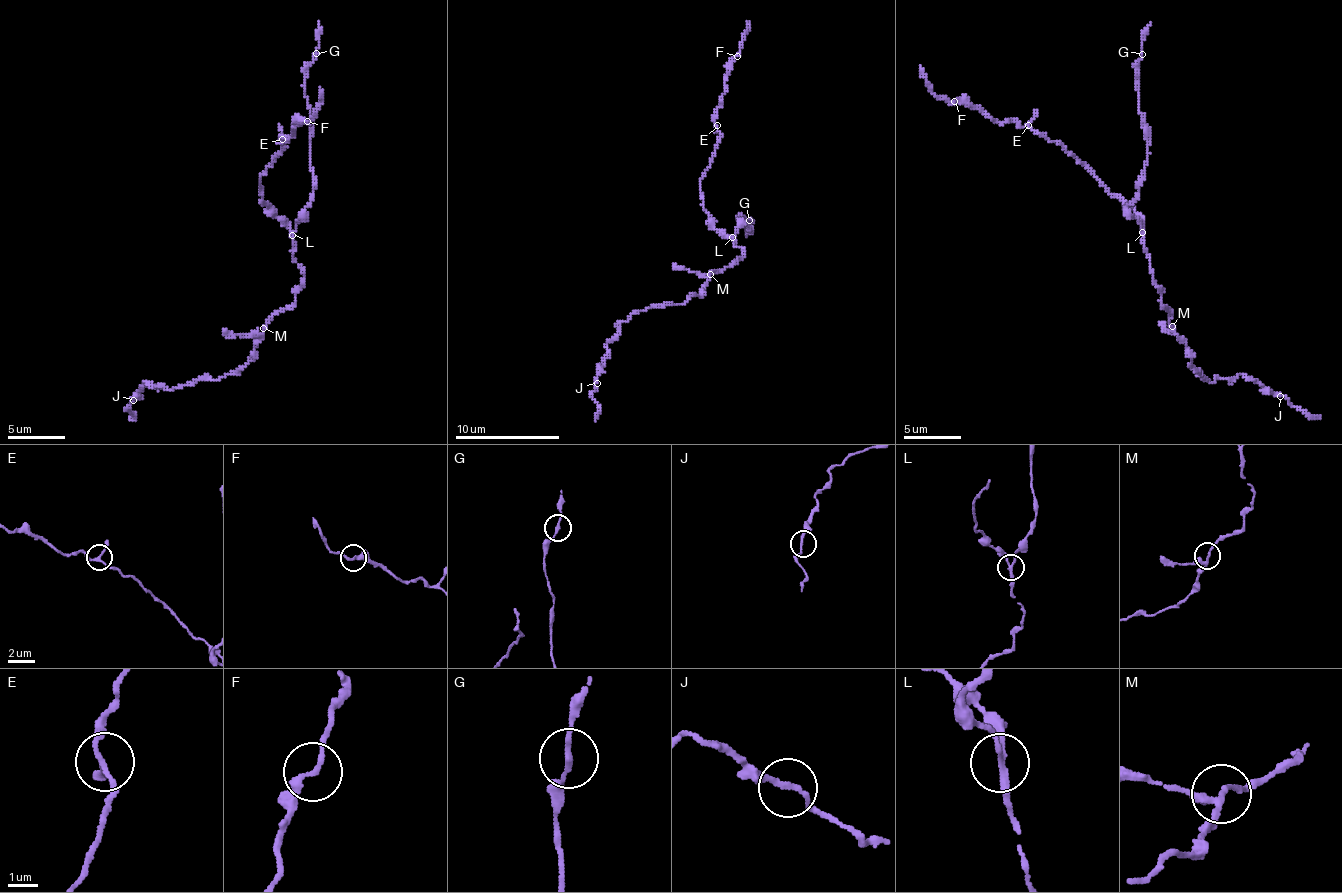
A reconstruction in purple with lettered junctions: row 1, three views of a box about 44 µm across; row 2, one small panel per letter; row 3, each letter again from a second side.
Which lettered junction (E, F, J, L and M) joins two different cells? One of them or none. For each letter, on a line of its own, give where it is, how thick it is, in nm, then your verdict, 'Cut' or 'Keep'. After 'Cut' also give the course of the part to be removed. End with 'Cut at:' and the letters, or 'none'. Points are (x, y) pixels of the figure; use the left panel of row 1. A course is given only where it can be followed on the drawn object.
E: Place: (282, 139). Thickness 170 nm. Keep
F: Place: (307, 121). Thickness 220 nm. Keep
J: Place: (133, 400). Thickness 190 nm. Keep
L: Place: (292, 235). Thickness 180 nm. Cut. Course of the part to remove: (293, 234), (313, 191), (310, 159), (313, 114), (305, 94), (305, 68), (319, 45), (319, 21)
M: Place: (263, 328). Thickness 160 nm. Keep
Cut at: L

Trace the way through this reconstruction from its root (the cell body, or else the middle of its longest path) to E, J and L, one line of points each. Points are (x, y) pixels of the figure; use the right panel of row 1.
E: (1153, 270), (1144, 246), (1141, 219), (1060, 144), (1040, 136), (1028, 125)
J: (1153, 270), (1153, 284), (1169, 310), (1169, 326), (1186, 345), (1199, 376), (1212, 382), (1246, 374), (1280, 396)
L: (1153, 270), (1141, 232)

